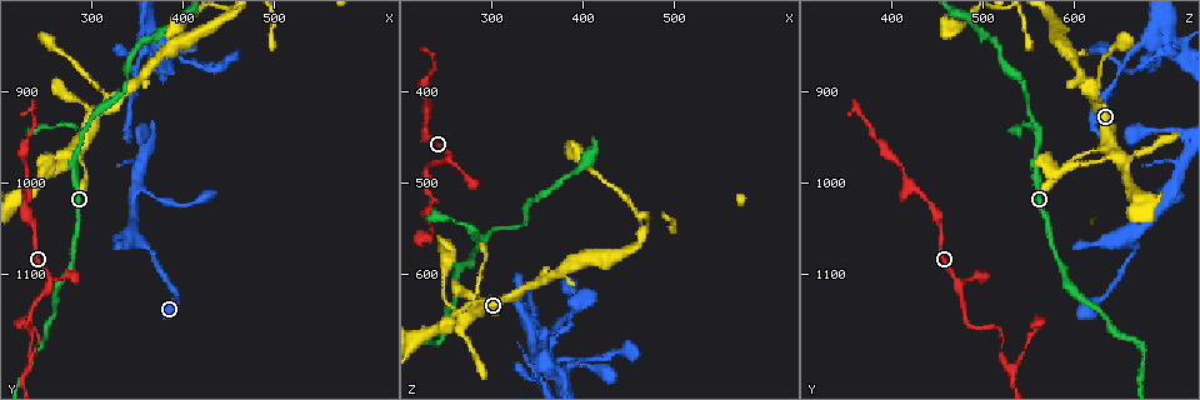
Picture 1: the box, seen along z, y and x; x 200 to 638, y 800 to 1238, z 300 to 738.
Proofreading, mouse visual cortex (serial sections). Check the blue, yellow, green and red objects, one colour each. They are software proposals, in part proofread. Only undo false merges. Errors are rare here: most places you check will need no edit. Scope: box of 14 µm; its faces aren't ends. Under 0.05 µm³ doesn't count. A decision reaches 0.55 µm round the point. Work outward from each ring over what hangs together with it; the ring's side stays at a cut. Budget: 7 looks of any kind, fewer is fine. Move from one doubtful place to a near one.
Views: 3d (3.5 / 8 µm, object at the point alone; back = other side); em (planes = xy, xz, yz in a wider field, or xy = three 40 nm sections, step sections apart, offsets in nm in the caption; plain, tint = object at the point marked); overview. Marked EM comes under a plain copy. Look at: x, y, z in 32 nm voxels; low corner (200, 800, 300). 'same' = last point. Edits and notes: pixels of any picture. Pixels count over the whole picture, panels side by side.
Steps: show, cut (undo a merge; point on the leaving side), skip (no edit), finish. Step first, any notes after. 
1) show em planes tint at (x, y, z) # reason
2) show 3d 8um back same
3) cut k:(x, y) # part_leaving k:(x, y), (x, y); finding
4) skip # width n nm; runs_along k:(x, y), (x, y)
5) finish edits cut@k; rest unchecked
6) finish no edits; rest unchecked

show 3d 8um at (350, 1005, 705) # side arm on a straight run

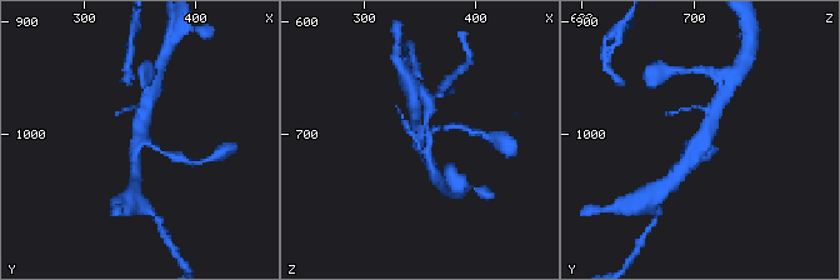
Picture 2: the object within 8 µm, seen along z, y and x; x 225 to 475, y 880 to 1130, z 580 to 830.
show em planes tint at (352, 1008, 706) # arms 3; arm_widths 150, 300, 350 nm

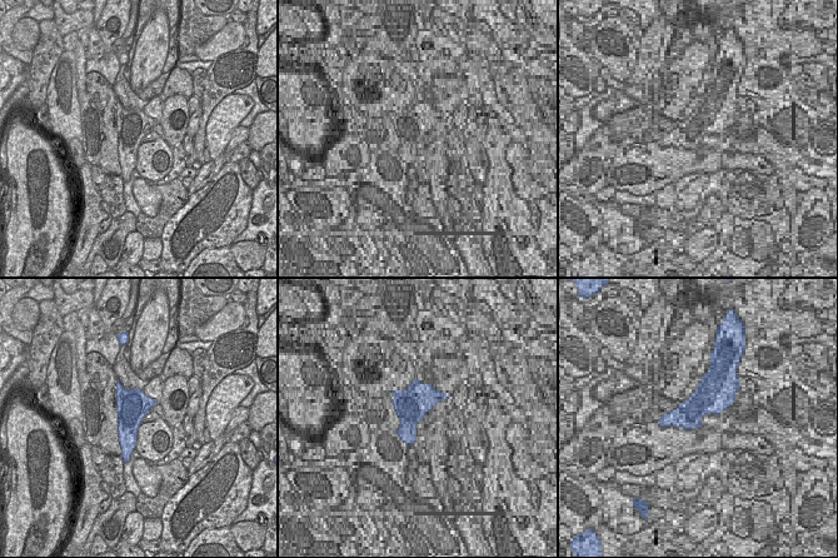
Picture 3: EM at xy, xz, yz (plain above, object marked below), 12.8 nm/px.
skip # runs_along 2:(679, 173), (715, 110); one cell here

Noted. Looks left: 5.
show 3d 3.5um at (290, 950, 565) # sharp bend

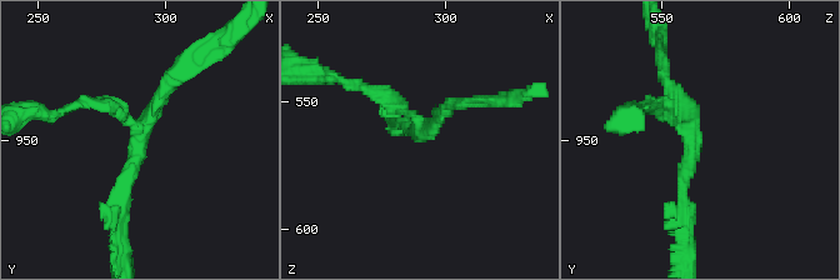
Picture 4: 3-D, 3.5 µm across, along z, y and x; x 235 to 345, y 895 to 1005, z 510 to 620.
show em planes tint at (290, 949, 562) # arms 3; arm_widths 150, 200, 200 nm

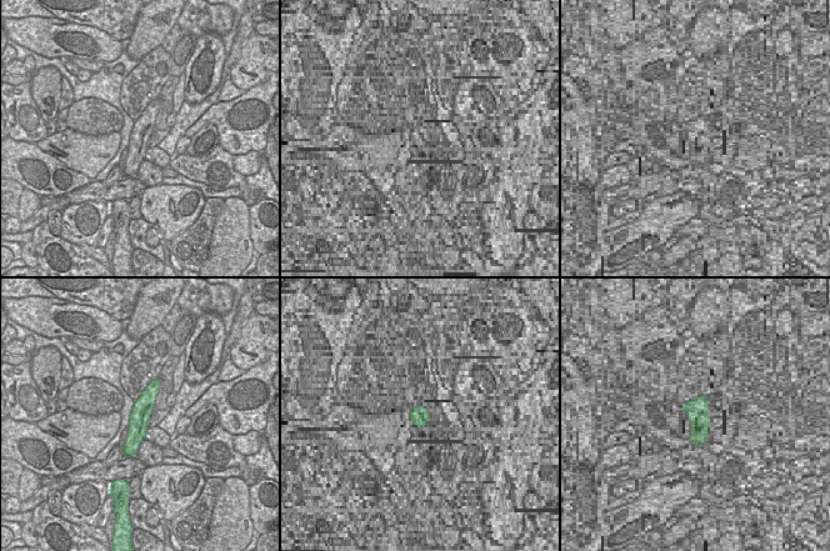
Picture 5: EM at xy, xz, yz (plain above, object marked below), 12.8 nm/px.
skip # runs_along 5:(155, 382), (128, 454); one cell here

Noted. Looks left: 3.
show 3d 3.5um back at (235, 1205, 530) # sharp bend

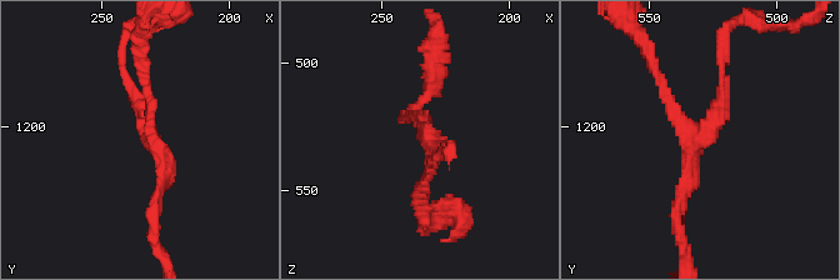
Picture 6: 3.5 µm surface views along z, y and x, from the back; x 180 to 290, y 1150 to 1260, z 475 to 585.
show em xy step 2 tint at (232, 1201, 529) # arms 3; arm_widths 100, 150, 150 nm; now the EM

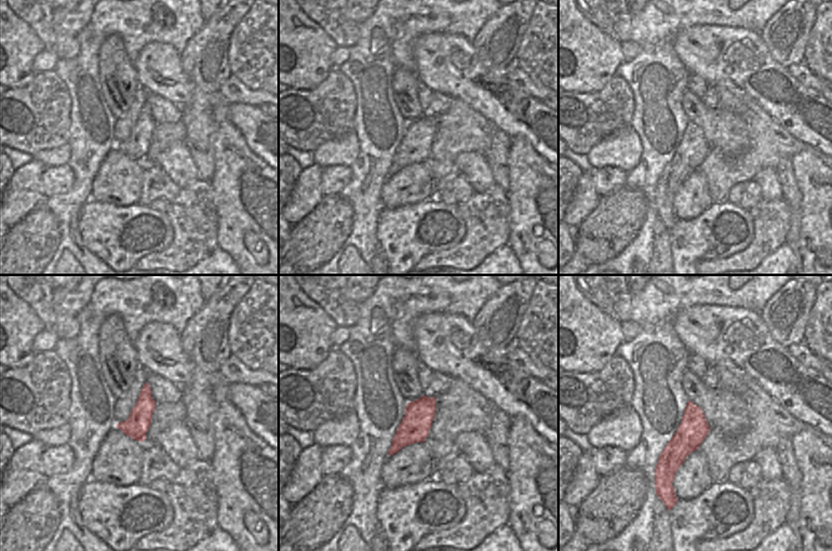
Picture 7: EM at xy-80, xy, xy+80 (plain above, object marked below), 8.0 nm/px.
skip # runs_along 6:(400, 119), (415, 115), (430, 141), (423, 183); all the same cell

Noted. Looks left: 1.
finish no edits; rest unchecked

